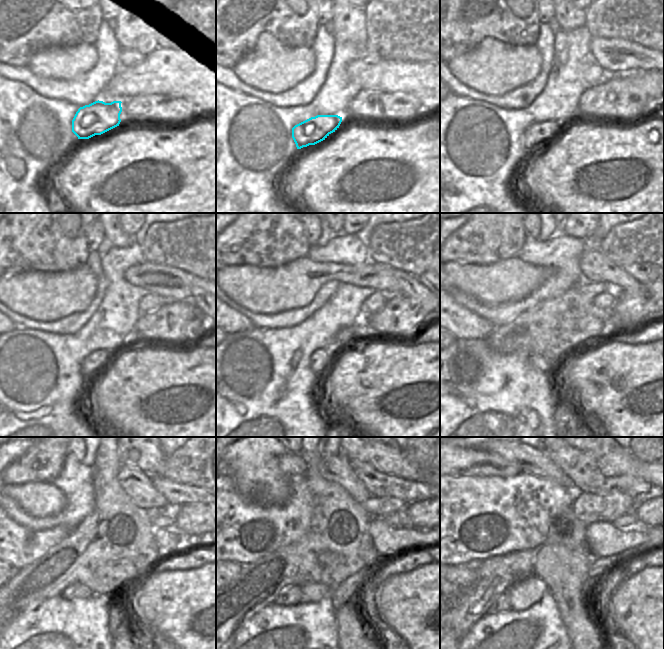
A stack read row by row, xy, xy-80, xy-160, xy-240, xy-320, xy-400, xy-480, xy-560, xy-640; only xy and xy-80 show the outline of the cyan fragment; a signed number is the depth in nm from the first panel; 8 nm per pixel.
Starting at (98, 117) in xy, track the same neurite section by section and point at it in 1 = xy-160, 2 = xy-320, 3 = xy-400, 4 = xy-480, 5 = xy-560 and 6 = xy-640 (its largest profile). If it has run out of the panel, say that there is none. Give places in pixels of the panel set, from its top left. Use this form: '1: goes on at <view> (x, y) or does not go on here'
1: goes on at xy-160 (538, 133)
2: goes on at xy-320 (321, 358)
3: goes on at xy-400 (538, 361)
4: goes on at xy-480 (74, 591)
5: goes on at xy-560 (291, 596)
6: goes on at xy-640 (502, 603)

